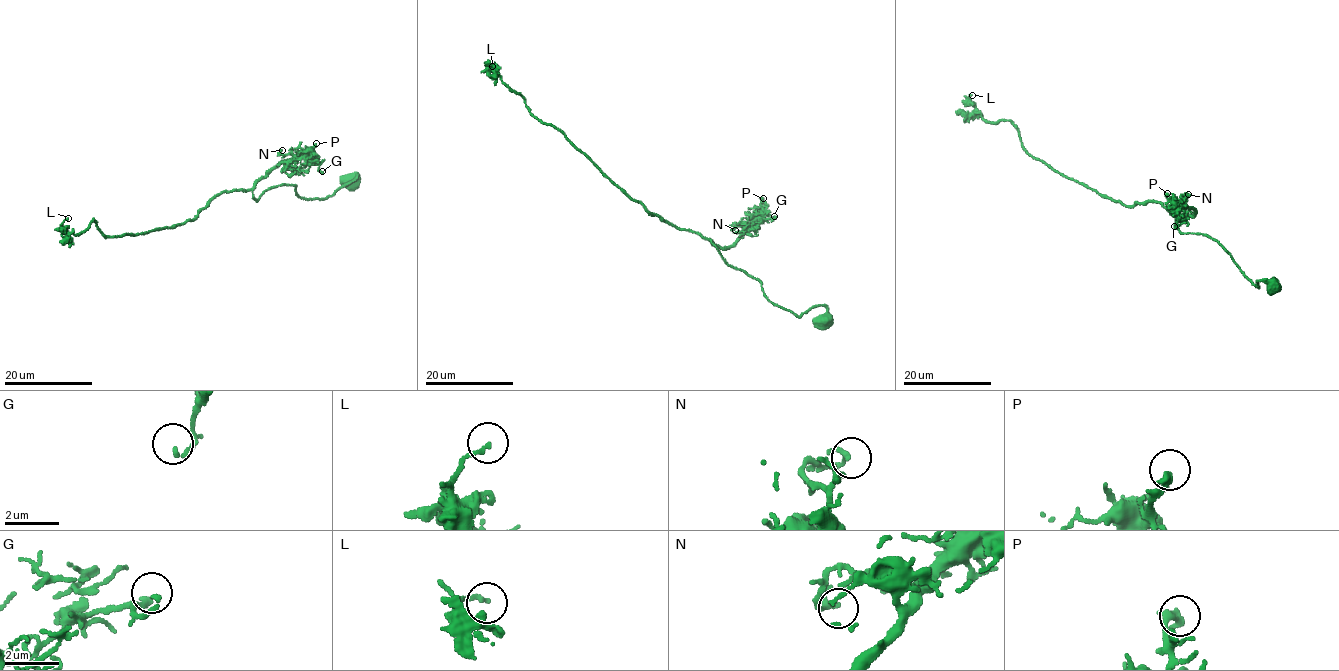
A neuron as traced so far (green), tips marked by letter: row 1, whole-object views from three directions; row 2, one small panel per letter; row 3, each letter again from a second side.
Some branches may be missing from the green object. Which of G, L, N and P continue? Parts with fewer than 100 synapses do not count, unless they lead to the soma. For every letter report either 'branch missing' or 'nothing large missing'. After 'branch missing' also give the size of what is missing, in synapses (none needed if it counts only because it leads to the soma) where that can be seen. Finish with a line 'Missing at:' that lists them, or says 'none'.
G: nothing large missing
L: nothing large missing
N: nothing large missing
P: nothing large missing
Missing at: none

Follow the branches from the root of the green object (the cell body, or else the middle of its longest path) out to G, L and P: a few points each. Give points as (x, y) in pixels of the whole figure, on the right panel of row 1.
G: (1274, 286), (1254, 285), (1209, 236), (1181, 233), (1175, 221), (1196, 210), (1180, 214), (1174, 226)
L: (1274, 286), (1161, 203), (1124, 205), (1054, 171), (972, 95)
P: (1274, 286), (1254, 285), (1209, 236), (1181, 233), (1175, 221), (1196, 211), (1167, 193)

